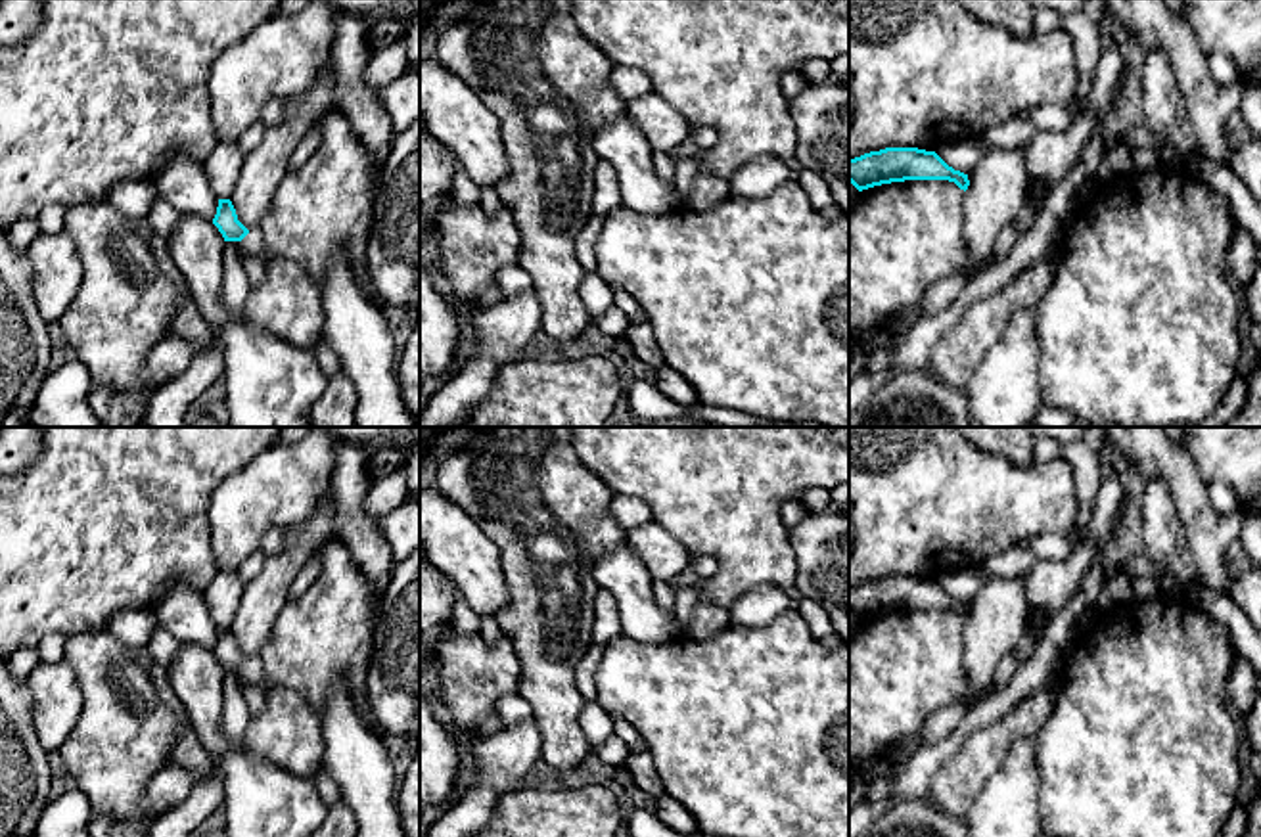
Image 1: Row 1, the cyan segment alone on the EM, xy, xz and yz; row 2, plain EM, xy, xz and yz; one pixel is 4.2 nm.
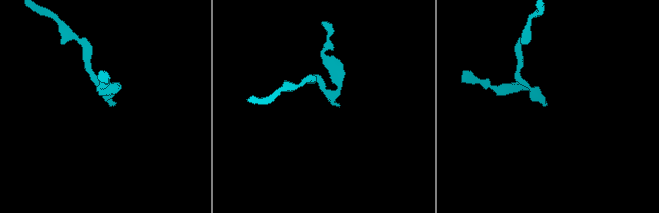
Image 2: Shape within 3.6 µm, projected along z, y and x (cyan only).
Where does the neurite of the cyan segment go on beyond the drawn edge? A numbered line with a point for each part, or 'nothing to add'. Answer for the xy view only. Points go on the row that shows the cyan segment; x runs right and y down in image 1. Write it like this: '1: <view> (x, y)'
1: xy (253, 244)

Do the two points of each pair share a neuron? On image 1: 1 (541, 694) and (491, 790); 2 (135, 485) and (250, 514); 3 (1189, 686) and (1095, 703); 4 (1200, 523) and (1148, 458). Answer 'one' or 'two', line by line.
1: two
2: two
3: one
4: one

